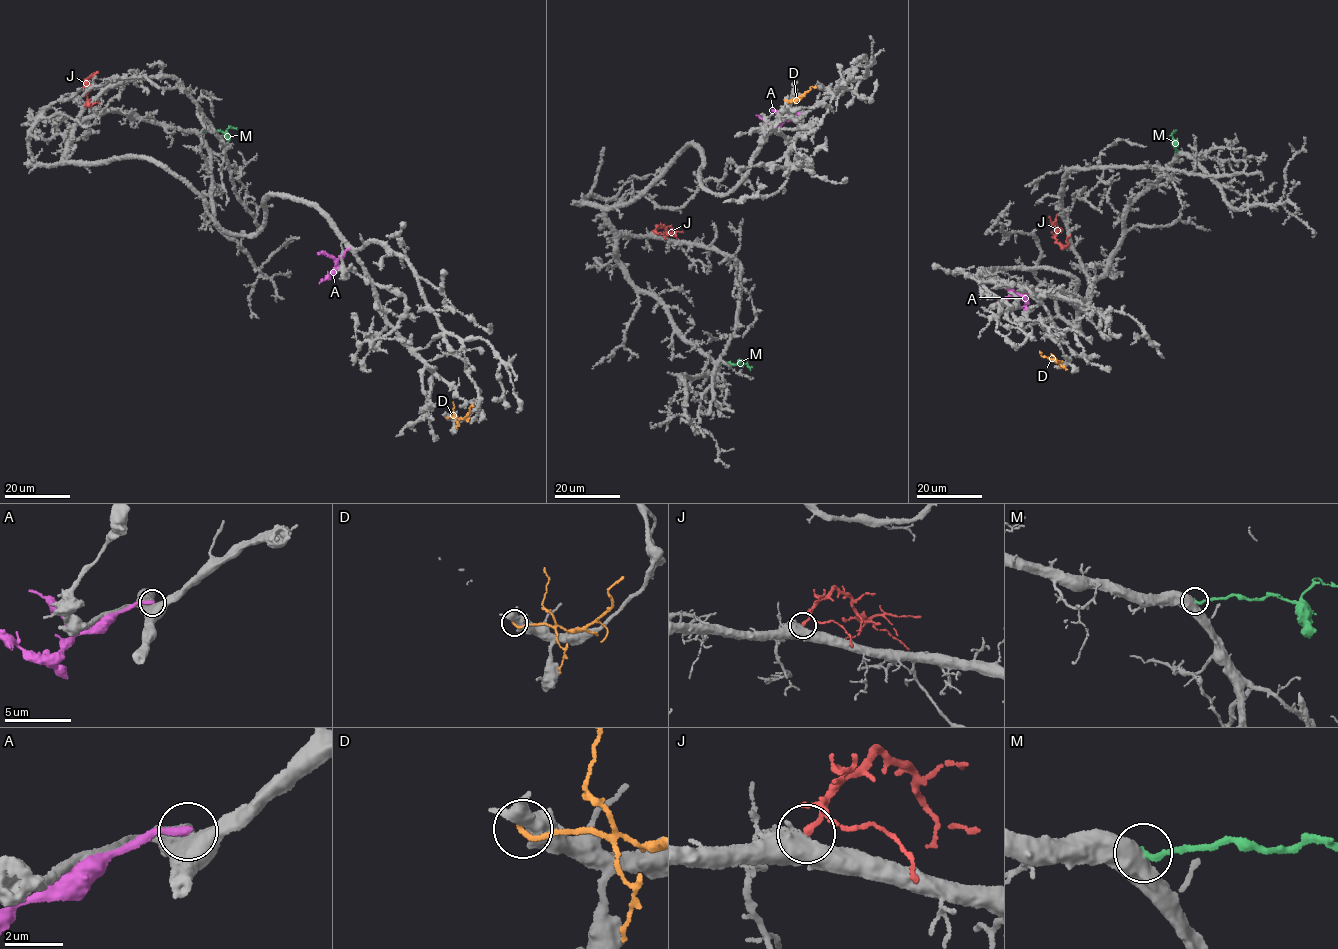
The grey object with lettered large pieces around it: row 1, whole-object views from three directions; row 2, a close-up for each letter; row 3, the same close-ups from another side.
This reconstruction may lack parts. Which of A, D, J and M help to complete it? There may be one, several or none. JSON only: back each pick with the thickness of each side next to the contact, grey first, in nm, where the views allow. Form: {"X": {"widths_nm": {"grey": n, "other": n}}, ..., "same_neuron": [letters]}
{"J": {"widths_nm": {"grey": 550, "other": 180}}, "same_neuron": ["J"]}

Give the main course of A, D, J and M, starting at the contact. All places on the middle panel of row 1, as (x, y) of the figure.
A: (802, 113), (774, 126), (756, 114)
D: (785, 100), (797, 101), (812, 87), (816, 87)
J: (653, 234), (661, 225), (668, 232), (682, 231)
M: (719, 364), (729, 362), (751, 367)

